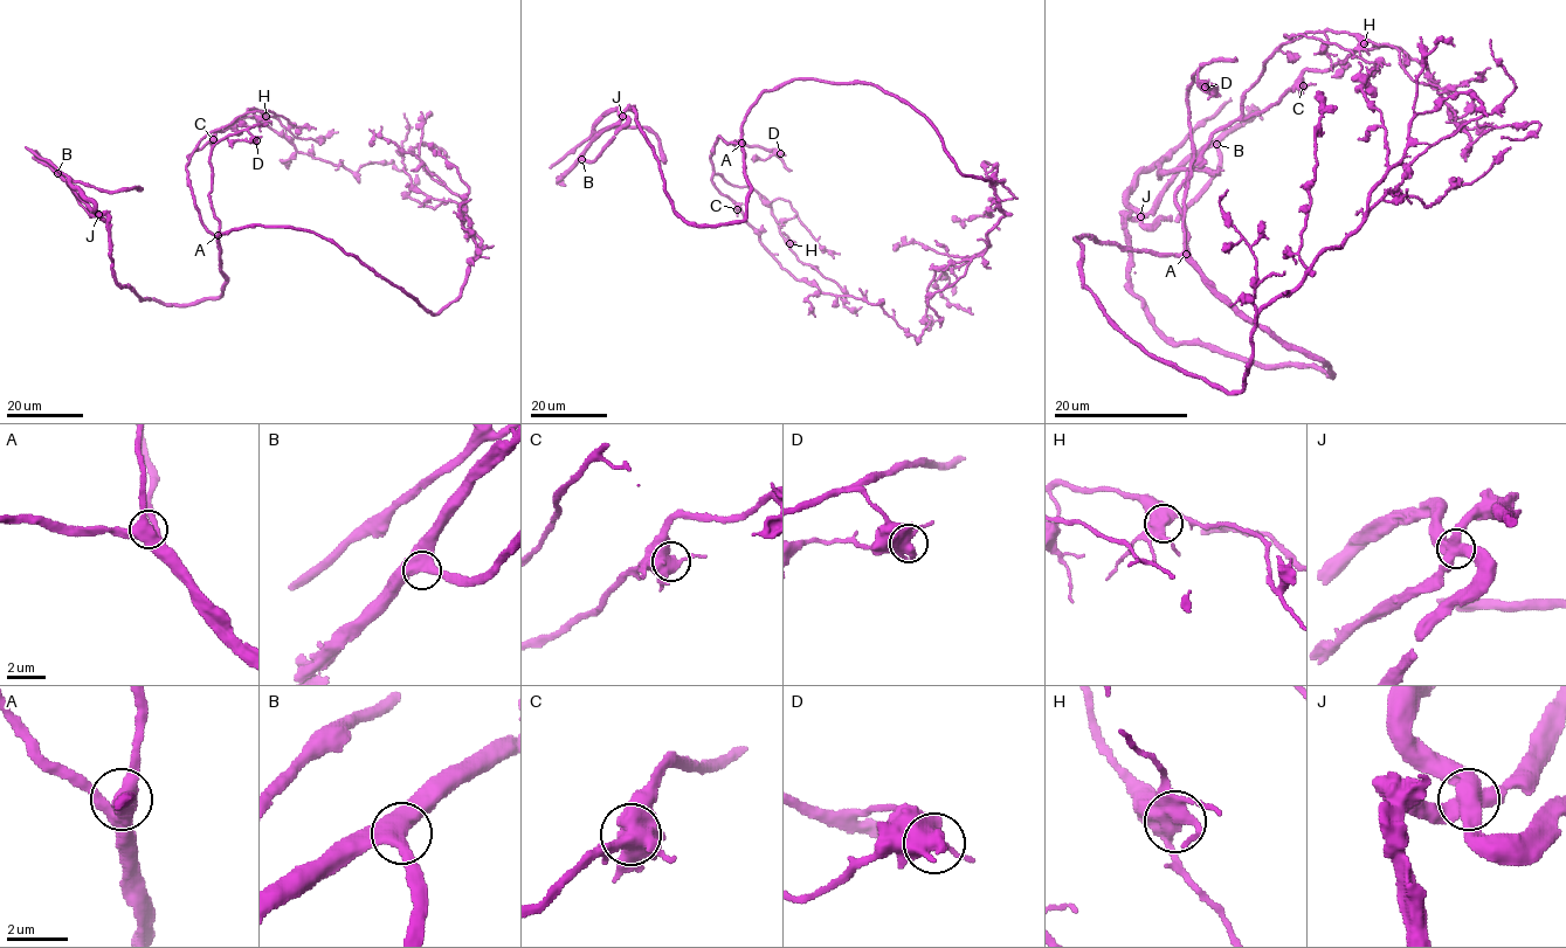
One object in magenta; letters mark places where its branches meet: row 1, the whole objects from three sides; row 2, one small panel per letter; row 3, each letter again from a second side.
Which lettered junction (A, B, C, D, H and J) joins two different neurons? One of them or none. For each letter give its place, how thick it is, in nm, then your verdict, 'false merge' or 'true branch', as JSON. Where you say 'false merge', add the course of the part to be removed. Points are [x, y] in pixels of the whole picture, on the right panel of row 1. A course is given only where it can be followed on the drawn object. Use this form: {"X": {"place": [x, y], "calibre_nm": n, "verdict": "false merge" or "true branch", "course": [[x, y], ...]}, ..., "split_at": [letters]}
{"A": {"place": [1186, 254], "calibre_nm": 500, "verdict": "true branch"}, "B": {"place": [1216, 144], "calibre_nm": 460, "verdict": "true branch"}, "C": {"place": [1303, 85], "calibre_nm": 480, "verdict": "true branch"}, "D": {"place": [1205, 87], "calibre_nm": 500, "verdict": "true branch"}, "H": {"place": [1364, 43], "calibre_nm": 550, "verdict": "true branch"}, "J": {"place": [1140, 216], "calibre_nm": 550, "verdict": "false merge", "course": [[1139, 215], [1128, 199], [1128, 187], [1168, 156], [1159, 175], [1223, 171]]}, "split_at": ["J"]}

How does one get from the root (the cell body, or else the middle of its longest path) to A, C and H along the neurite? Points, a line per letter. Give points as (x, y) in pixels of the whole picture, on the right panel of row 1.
A: (1089, 236), (1099, 241), (1115, 241), (1126, 249), (1186, 254)
C: (1089, 236), (1126, 249), (1188, 254), (1177, 191), (1208, 139), (1303, 85)
H: (1089, 236), (1188, 254), (1177, 191), (1208, 139), (1241, 113), (1263, 63), (1309, 32), (1350, 32), (1364, 43)

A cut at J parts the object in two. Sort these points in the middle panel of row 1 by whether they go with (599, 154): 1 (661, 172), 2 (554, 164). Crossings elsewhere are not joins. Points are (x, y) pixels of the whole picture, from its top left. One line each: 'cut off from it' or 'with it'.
1: with it
2: cut off from it

